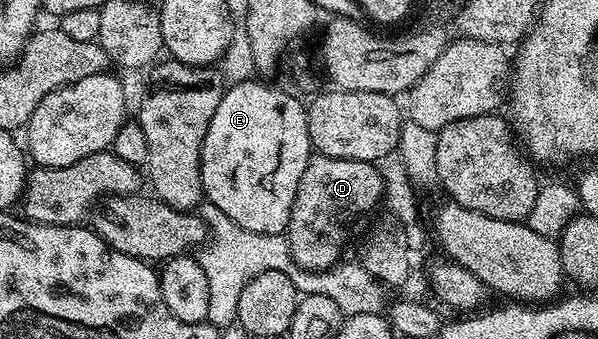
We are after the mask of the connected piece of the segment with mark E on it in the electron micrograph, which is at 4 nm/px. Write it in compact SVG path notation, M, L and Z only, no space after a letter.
M239 79L238 83L231 84L223 91L220 98L220 106L216 106L216 114L212 114L212 122L208 126L208 134L204 138L202 147L202 191L205 199L209 203L220 206L236 226L244 226L244 230L252 230L256 234L276 234L277 236L285 233L288 226L288 218L292 214L292 202L296 198L296 190L300 178L304 178L304 170L308 166L312 149L308 138L308 122L306 121L305 103L301 104L290 92L285 92L282 88L273 88L270 84L261 84L258 80Z

